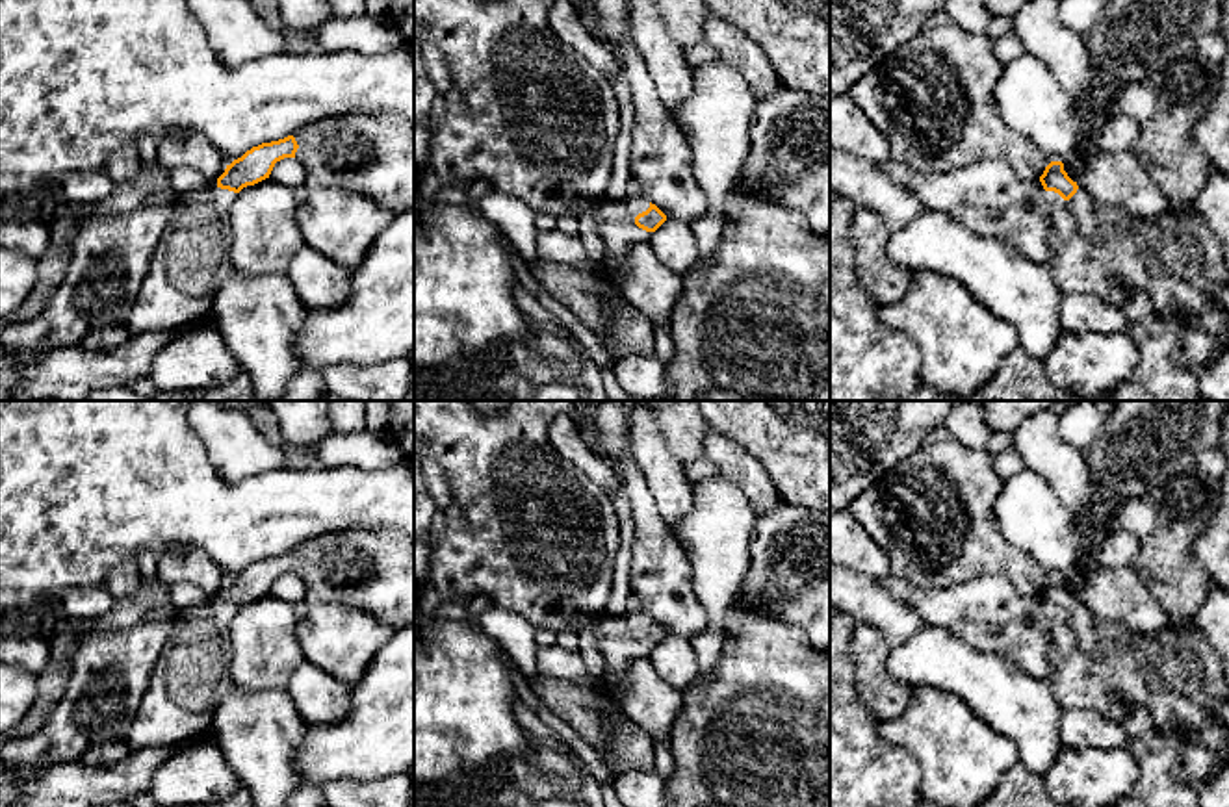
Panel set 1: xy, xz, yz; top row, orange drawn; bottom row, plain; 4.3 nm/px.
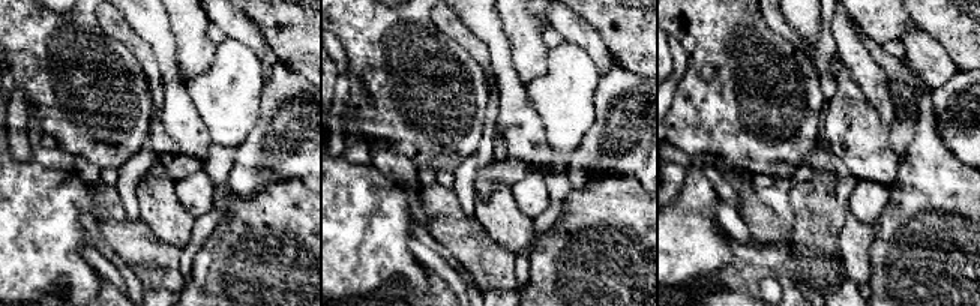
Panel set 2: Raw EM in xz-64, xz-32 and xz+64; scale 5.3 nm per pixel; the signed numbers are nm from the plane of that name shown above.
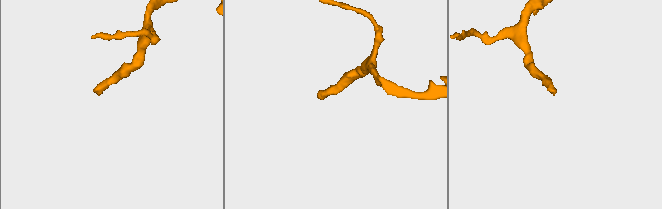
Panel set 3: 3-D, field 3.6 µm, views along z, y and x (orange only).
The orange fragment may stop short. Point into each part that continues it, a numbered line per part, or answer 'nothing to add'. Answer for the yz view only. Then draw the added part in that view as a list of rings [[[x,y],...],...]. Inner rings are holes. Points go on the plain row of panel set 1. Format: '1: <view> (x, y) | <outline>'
1: yz (1099, 665) | [[[1082,603],[1069,616],[1054,607],[1045,607],[1045,614],[1053,623],[1054,675],[1049,686],[1060,709],[1093,709],[1121,724],[1131,707],[1145,707],[1164,733],[1175,727],[1205,729],[1223,720],[1229,703],[1225,664],[1192,621],[1140,638],[1118,621],[1101,620]]]

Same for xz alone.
1: xz (619, 648) | [[[635,605],[620,616],[603,618],[600,625],[600,653],[603,657],[605,673],[592,683],[598,694],[614,701],[616,711],[622,707],[613,694],[609,677],[613,673],[626,673],[629,664],[637,659],[650,659],[652,647],[635,640],[635,633],[650,623],[650,618]]]

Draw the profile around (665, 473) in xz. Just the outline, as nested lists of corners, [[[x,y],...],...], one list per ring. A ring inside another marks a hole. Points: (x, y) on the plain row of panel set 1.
[[[642,401],[629,412],[629,438],[657,510],[674,529],[694,505],[694,482],[687,475],[687,466],[668,445],[653,408]]]

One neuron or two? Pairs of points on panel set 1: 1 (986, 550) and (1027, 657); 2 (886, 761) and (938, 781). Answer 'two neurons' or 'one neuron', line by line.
1: two neurons
2: two neurons

